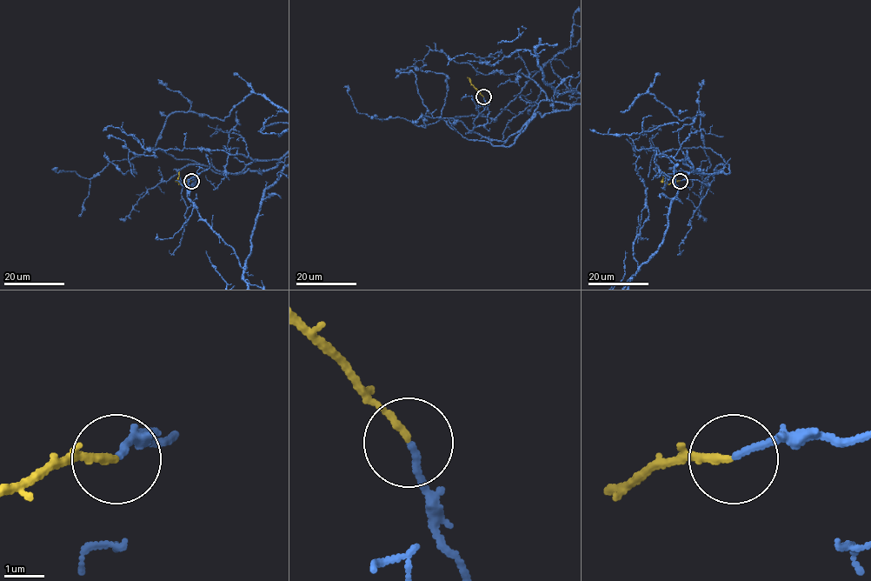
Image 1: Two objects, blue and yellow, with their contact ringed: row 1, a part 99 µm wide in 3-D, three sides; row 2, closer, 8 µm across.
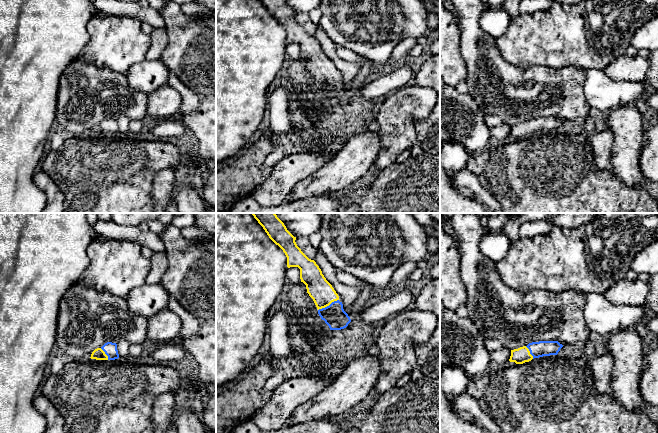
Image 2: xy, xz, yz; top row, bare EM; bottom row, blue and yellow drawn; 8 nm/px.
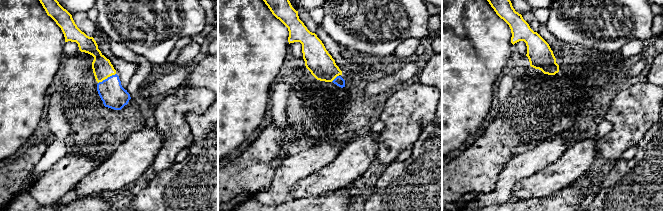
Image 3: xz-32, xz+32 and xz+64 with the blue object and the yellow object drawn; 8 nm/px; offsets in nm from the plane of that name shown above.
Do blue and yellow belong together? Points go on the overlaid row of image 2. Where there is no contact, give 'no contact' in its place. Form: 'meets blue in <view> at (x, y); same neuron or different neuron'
meets blue in xz at (329, 305); same neuron

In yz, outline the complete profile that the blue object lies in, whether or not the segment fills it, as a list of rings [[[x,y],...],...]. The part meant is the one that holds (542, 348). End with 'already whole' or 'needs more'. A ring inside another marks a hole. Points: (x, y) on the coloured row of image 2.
[[[539,341],[529,343],[527,346],[511,350],[509,361],[516,364],[529,362],[534,358],[557,355],[563,347],[558,341]]]; needs more

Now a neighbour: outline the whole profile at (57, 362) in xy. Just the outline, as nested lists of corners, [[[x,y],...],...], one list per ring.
[[[55,353],[49,362],[49,369],[51,374],[57,374],[62,371],[64,368],[66,359],[62,357],[60,354]]]

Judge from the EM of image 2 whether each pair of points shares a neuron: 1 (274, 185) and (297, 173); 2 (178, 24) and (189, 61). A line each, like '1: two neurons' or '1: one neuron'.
1: one neuron
2: one neuron

